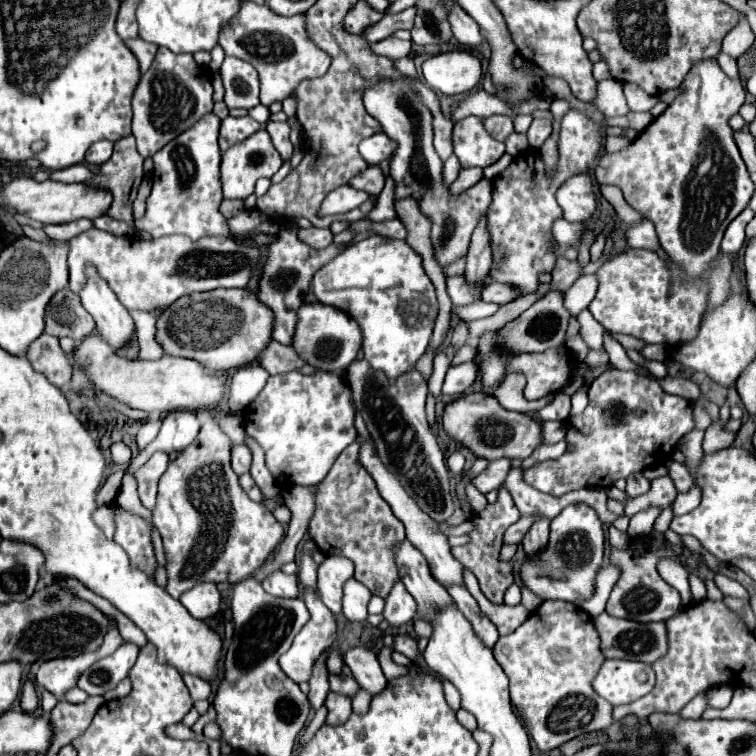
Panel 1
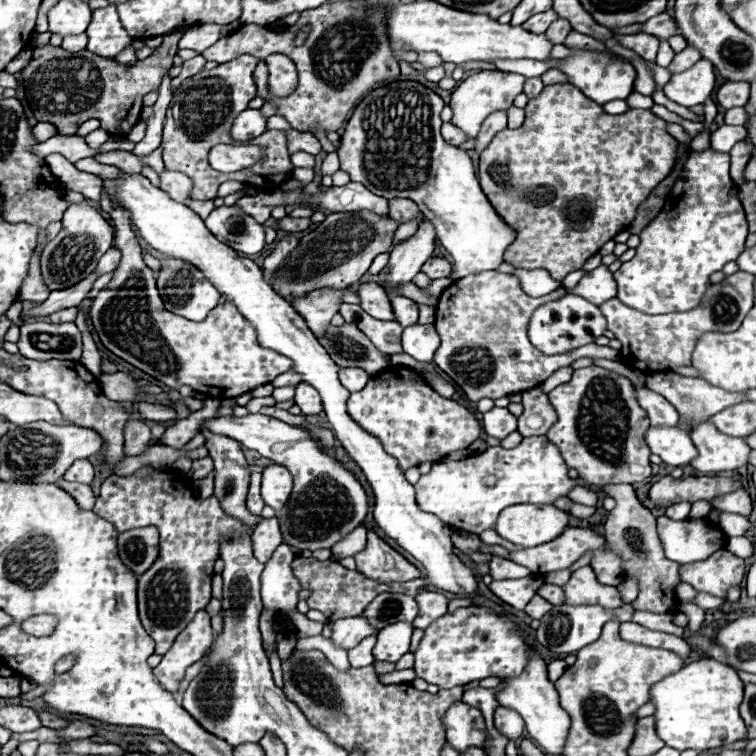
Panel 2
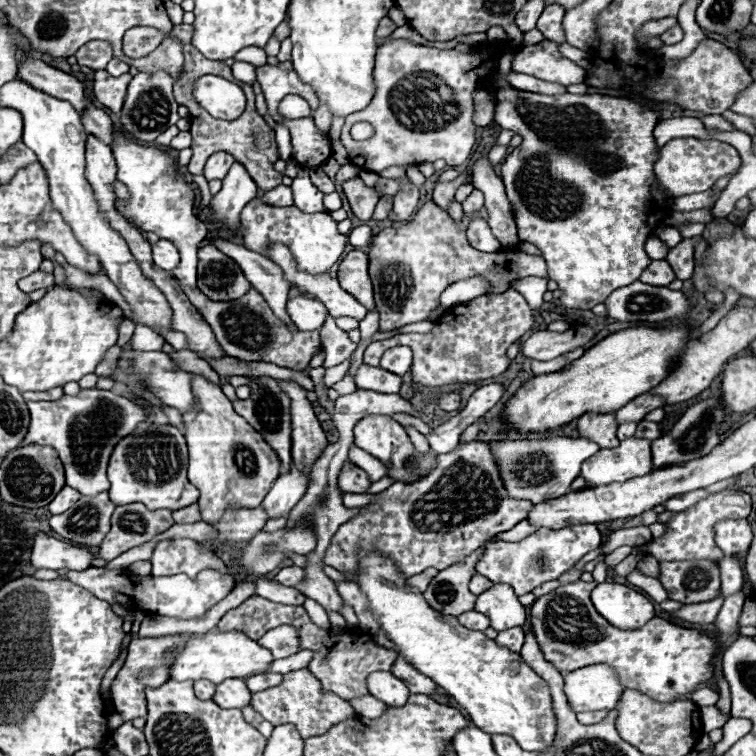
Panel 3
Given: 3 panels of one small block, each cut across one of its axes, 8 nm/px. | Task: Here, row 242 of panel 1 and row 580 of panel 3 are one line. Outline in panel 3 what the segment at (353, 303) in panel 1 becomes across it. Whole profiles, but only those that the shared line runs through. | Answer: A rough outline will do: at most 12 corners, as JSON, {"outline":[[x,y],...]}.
{"outline":[[360,552],[368,610],[488,734],[542,752],[548,684]]}

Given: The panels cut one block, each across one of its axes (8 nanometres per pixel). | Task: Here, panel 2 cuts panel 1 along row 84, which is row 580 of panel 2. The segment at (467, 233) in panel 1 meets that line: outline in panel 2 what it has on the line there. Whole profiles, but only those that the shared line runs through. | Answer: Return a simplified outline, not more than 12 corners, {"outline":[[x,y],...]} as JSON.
{"outline":[[374,532],[354,560],[380,584],[422,576],[414,564]]}

